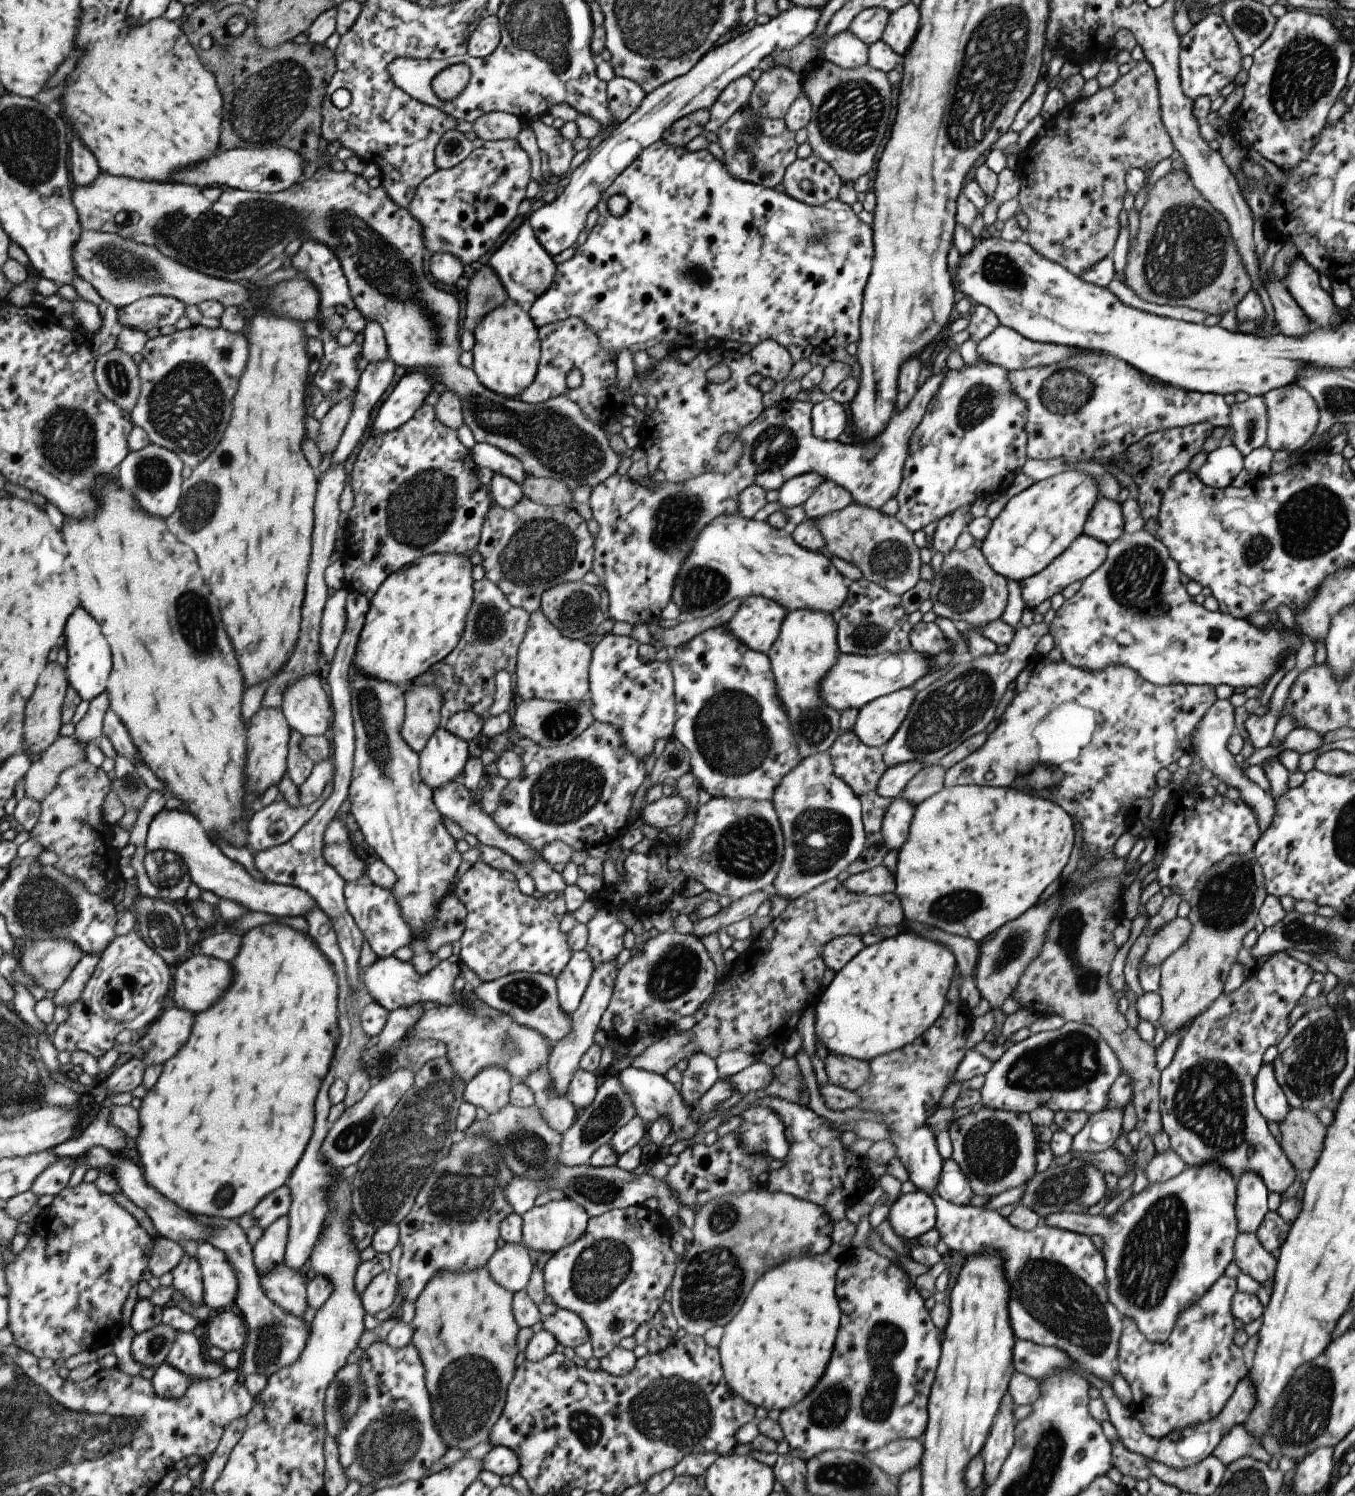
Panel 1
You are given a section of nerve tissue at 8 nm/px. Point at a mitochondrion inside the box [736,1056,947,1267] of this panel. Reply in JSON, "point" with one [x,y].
{"point":[898,1087]}

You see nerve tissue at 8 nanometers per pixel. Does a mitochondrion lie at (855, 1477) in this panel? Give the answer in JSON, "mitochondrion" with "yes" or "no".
{"mitochondrion":"yes"}

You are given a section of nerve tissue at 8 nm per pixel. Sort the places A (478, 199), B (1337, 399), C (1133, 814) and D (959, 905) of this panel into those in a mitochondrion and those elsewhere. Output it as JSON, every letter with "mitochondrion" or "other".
{"A":"other","B":"mitochondrion","C":"other","D":"mitochondrion"}

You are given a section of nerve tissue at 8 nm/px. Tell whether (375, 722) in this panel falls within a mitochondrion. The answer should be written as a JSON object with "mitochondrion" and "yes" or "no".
{"mitochondrion":"yes"}

